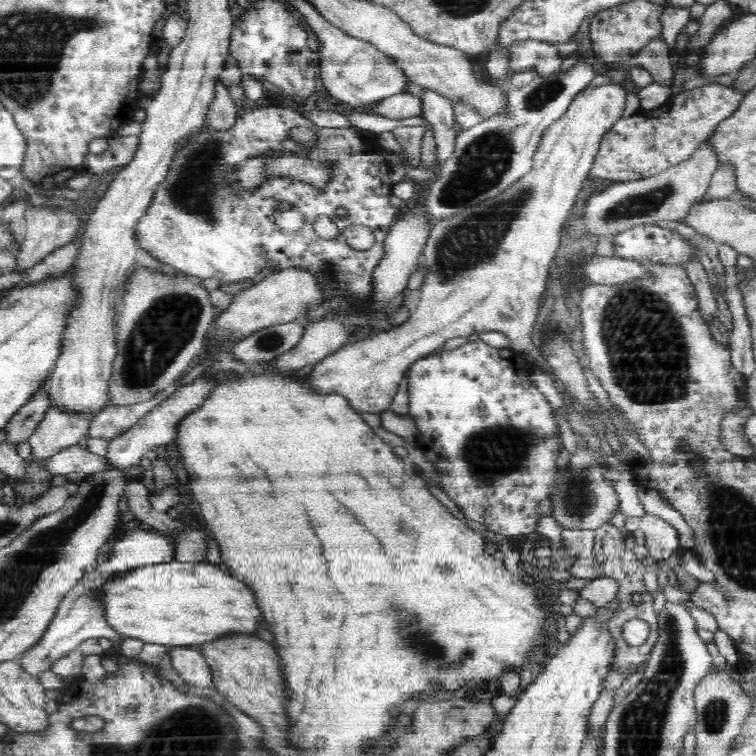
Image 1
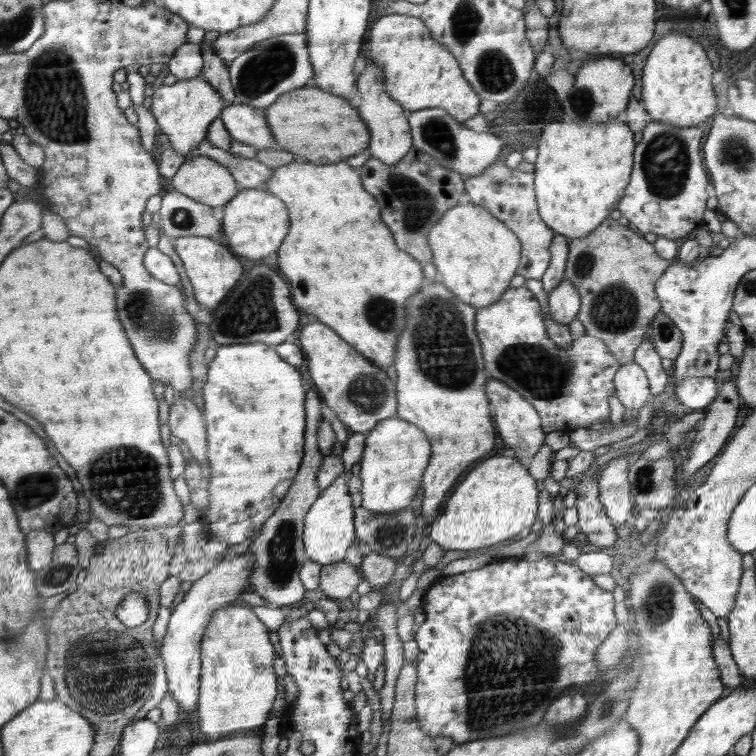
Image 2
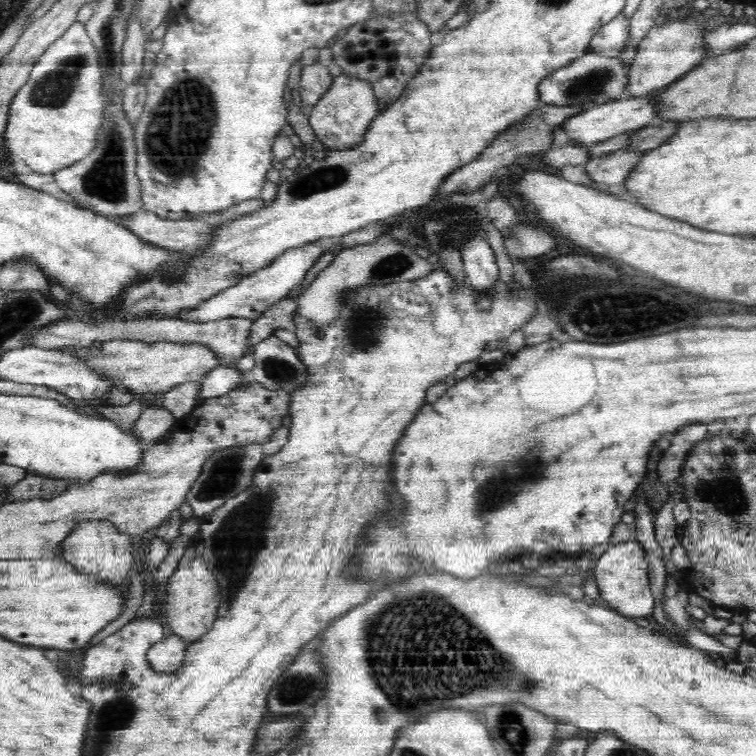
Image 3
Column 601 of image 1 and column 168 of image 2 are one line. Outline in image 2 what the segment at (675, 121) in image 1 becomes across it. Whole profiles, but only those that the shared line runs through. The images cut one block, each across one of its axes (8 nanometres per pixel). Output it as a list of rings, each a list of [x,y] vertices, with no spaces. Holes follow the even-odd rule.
[[[162,132],[158,136],[158,143],[160,144],[160,158],[158,160],[160,161],[160,174],[163,174],[168,181],[176,174],[180,165],[194,155],[212,157],[223,163],[234,175],[238,186],[244,189],[261,188],[266,180],[270,180],[270,174],[274,172],[272,167],[258,162],[255,158],[244,158],[234,155],[228,150],[214,148],[214,144],[211,144],[210,140],[204,140],[189,154],[174,154],[170,140]]]

